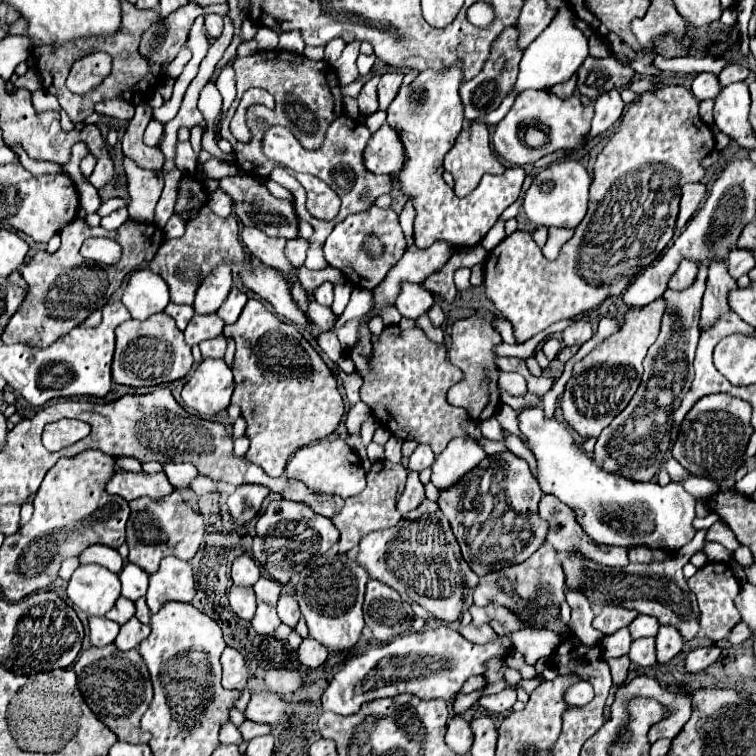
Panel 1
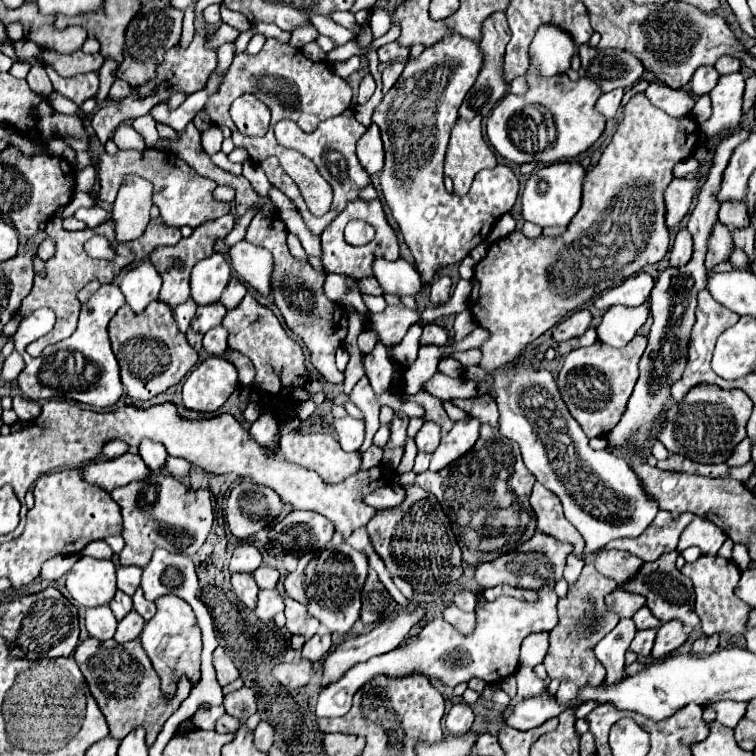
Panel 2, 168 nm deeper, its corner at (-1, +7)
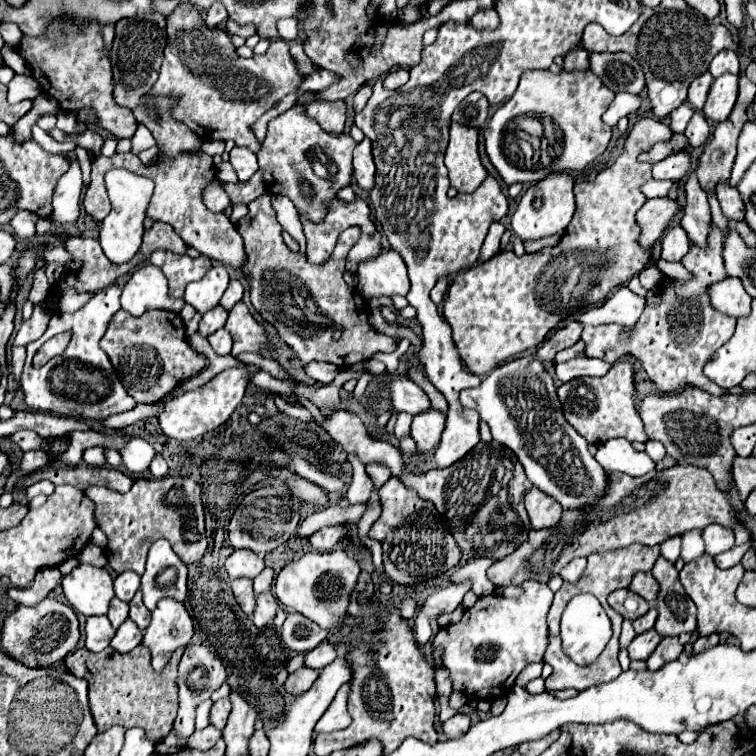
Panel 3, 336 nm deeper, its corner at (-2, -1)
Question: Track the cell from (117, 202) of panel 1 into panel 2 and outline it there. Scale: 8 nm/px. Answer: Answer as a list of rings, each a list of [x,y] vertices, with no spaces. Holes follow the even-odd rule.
[[[81,191],[75,192],[69,204],[58,211],[58,217],[66,219],[72,217],[74,212],[80,207],[94,207],[96,205],[96,199],[89,193]]]

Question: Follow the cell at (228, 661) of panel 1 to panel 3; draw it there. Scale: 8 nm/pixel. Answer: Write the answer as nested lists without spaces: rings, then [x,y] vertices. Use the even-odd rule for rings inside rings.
[[[188,645],[182,661],[180,661],[180,675],[178,675],[178,685],[180,685],[180,709],[178,717],[174,721],[174,733],[180,739],[188,739],[194,733],[194,713],[196,707],[210,699],[210,695],[228,679],[228,671],[222,665],[222,661],[204,645]]]

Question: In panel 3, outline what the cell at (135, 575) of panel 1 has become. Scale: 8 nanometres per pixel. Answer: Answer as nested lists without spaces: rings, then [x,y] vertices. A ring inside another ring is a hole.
[[[124,571],[114,579],[114,591],[116,597],[122,601],[130,601],[134,597],[134,593],[140,589],[140,575],[132,573],[132,571]]]

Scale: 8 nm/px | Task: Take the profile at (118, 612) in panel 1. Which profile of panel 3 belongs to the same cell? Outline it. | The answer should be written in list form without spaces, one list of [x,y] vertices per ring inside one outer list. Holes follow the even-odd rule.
[[[114,597],[114,599],[112,599],[112,603],[110,603],[108,619],[110,619],[112,627],[114,627],[114,629],[118,629],[118,627],[128,619],[128,603],[124,603],[124,601],[120,601],[118,597]]]

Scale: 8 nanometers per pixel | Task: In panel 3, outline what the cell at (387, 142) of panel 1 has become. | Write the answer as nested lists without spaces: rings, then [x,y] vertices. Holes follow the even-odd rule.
[[[364,139],[354,149],[354,179],[362,189],[372,189],[374,173],[376,173],[376,165],[372,157],[372,141]]]

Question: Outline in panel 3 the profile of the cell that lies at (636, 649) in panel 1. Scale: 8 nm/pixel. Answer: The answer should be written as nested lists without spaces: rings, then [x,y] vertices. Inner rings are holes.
[[[654,629],[652,631],[646,631],[642,635],[636,635],[634,641],[628,647],[630,659],[642,659],[642,661],[646,661],[652,655],[652,651],[656,649],[656,645],[660,641],[662,641],[662,637]]]

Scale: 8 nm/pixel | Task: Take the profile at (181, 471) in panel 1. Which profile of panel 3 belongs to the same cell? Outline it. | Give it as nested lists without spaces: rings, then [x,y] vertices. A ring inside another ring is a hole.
[[[132,439],[128,443],[128,447],[124,447],[124,451],[120,451],[122,459],[124,459],[124,467],[130,471],[130,473],[144,473],[152,459],[156,457],[156,451],[154,447],[146,441],[146,439]]]

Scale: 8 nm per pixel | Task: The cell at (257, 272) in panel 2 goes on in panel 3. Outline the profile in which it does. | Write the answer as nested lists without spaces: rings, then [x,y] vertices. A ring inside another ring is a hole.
[[[116,153],[114,157],[96,155],[92,161],[90,187],[84,195],[84,211],[88,215],[92,215],[96,221],[102,221],[110,213],[110,201],[108,201],[108,193],[106,193],[106,185],[104,185],[104,175],[106,175],[106,171],[110,171],[114,167],[124,167],[128,171],[136,171],[138,175],[150,177],[156,183],[152,201],[148,205],[148,217],[152,217],[154,221],[170,223],[176,229],[176,233],[182,235],[184,243],[192,245],[198,253],[210,257],[210,259],[216,259],[224,265],[230,263],[236,271],[240,271],[244,275],[244,265],[246,265],[248,257],[246,257],[244,241],[242,241],[240,233],[234,229],[234,225],[230,225],[226,213],[214,213],[202,201],[204,189],[212,183],[212,179],[216,175],[210,155],[206,155],[206,153],[204,155],[180,155],[176,159],[158,155],[158,161],[154,165],[144,165],[138,159],[138,155],[134,155],[134,153]]]

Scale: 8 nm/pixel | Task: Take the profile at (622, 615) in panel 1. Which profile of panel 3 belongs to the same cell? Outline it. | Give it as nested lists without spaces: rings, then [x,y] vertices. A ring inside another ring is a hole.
[[[616,589],[614,593],[610,593],[608,605],[628,621],[642,617],[650,609],[650,603],[646,599],[640,599],[640,595],[632,593],[628,589]]]

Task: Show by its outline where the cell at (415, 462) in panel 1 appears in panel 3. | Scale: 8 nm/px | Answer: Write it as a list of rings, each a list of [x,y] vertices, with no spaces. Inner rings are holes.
[[[430,409],[428,413],[418,413],[412,421],[412,439],[418,445],[418,451],[434,451],[436,445],[440,443],[440,435],[444,431],[444,421],[446,415]]]

